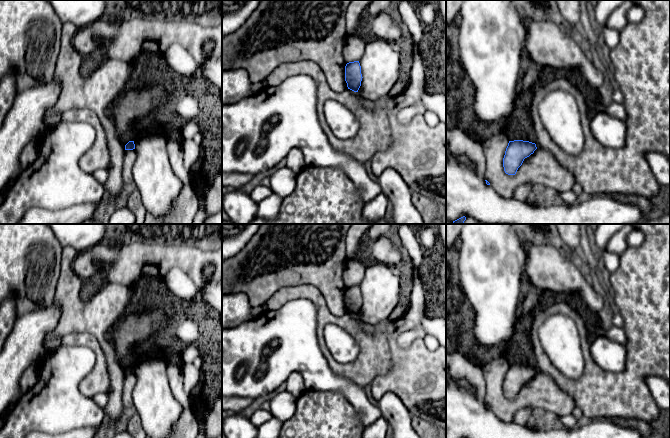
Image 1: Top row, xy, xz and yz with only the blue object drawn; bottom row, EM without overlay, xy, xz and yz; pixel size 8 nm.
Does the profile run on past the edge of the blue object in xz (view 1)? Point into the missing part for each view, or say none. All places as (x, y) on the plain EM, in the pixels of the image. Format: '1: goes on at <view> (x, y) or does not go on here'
1: does not go on here

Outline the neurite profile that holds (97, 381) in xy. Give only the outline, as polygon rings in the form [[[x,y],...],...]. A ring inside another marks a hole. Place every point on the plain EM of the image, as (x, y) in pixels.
[[[88,333],[68,334],[62,338],[61,346],[85,346],[95,354],[95,365],[79,386],[84,396],[92,398],[98,393],[107,393],[109,391],[108,364],[105,353],[96,337]]]

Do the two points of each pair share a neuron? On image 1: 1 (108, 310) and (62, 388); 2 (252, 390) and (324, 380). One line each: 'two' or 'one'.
1: two
2: one

